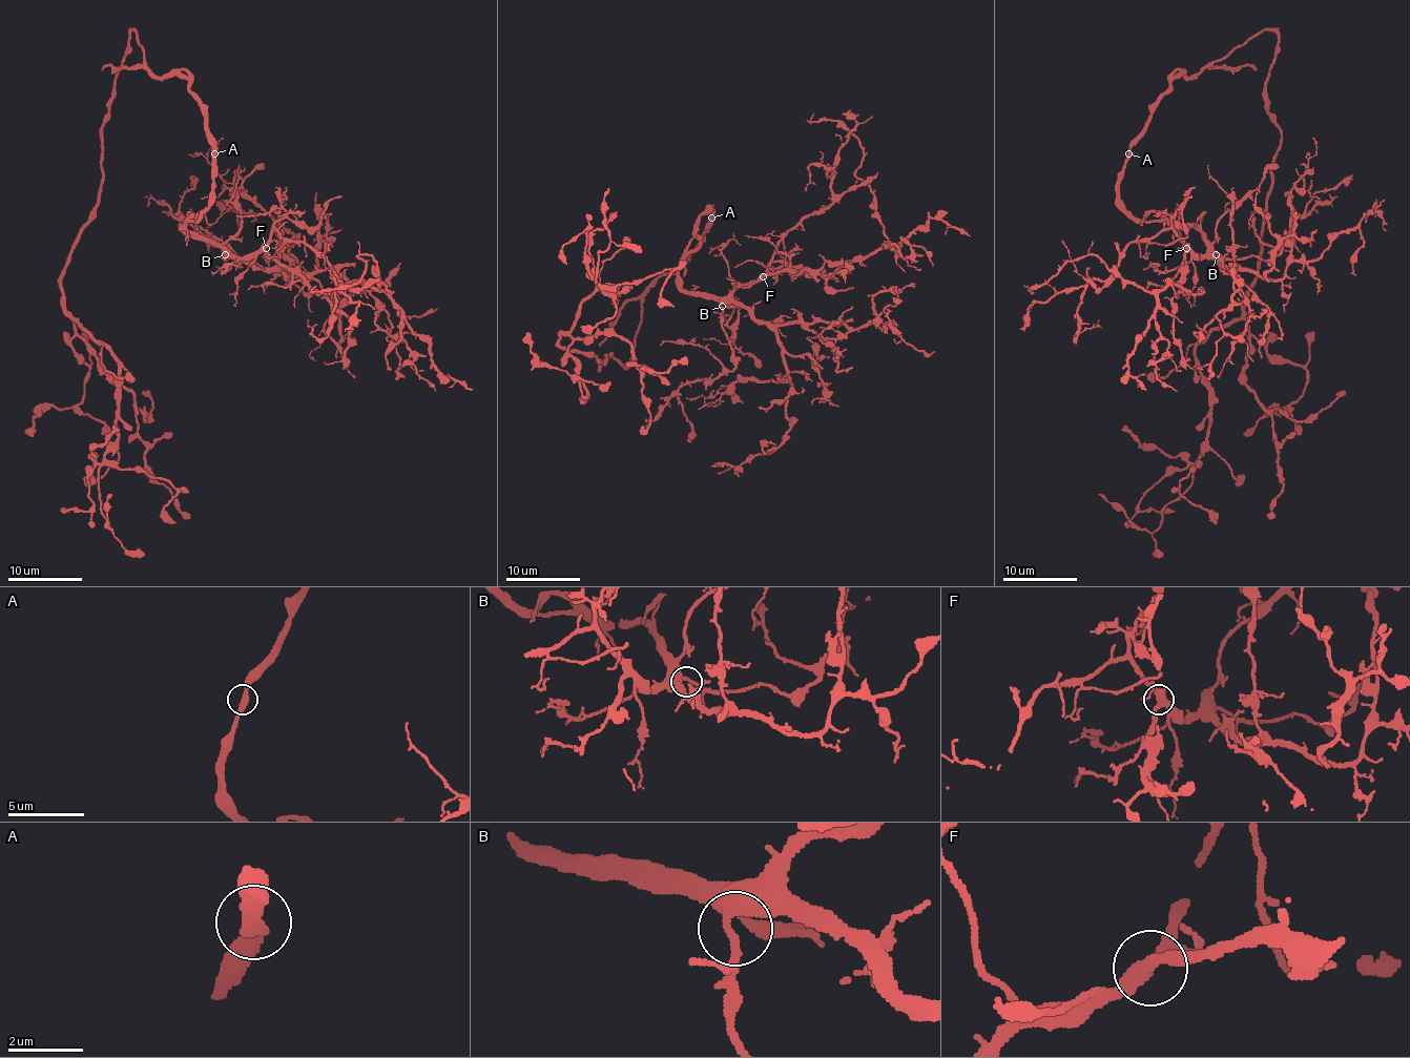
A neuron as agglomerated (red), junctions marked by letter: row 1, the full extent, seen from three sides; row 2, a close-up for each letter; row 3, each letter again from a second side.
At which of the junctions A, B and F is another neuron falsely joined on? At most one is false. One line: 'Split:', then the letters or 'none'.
Split: none

